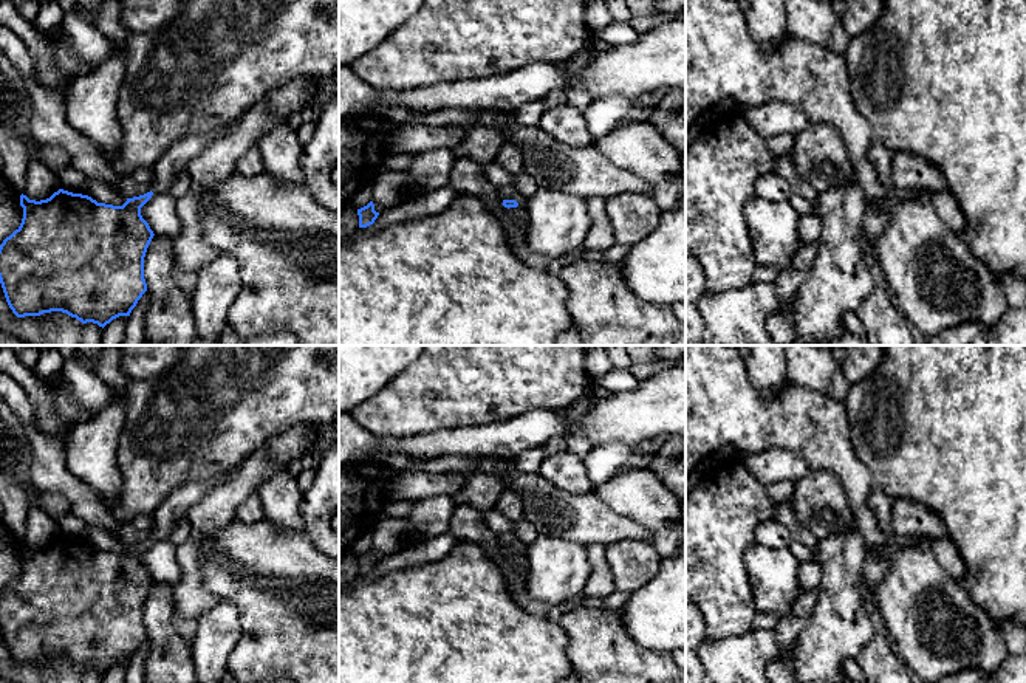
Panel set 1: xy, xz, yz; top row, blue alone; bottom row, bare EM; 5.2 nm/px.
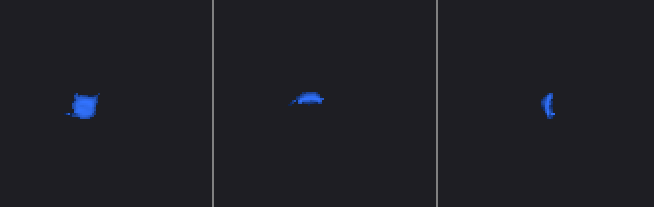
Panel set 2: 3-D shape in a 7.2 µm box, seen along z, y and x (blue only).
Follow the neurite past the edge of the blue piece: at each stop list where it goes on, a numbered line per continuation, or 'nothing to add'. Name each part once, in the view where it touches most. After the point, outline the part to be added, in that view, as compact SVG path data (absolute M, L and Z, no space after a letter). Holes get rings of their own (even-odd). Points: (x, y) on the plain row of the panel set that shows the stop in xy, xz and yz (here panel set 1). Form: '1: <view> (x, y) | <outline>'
1: xz (509, 539) | M509 531L498 537L503 547L515 547L518 551L523 550L520 541L517 539L517 534L514 531Z

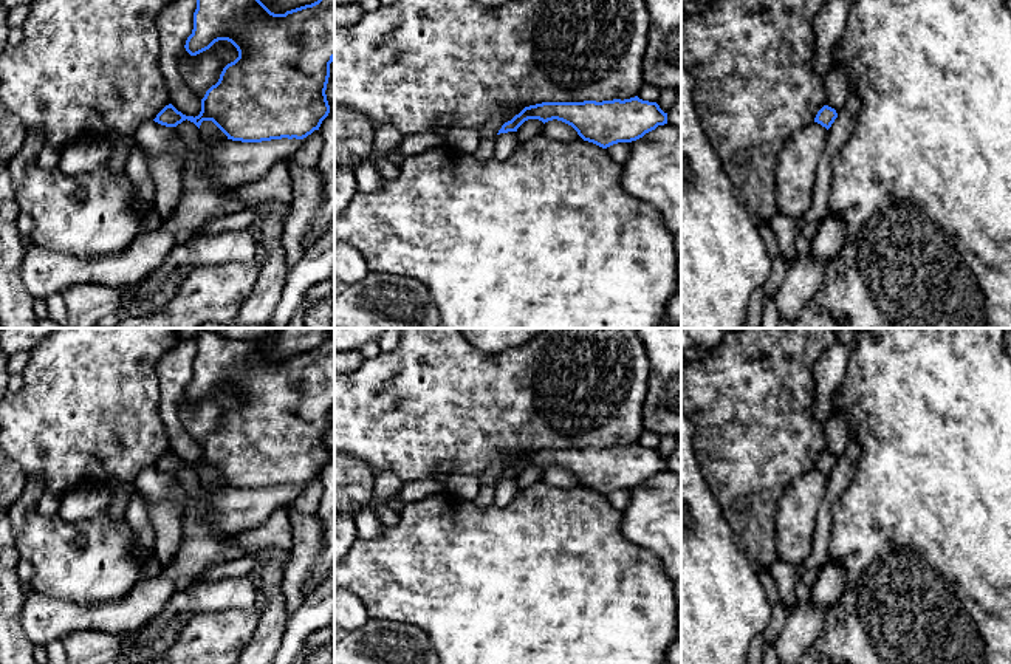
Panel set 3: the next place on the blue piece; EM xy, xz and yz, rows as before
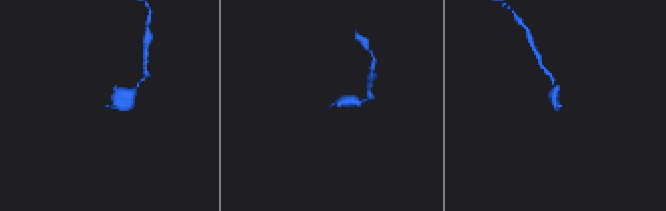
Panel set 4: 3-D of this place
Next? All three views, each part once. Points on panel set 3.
nothing to add

